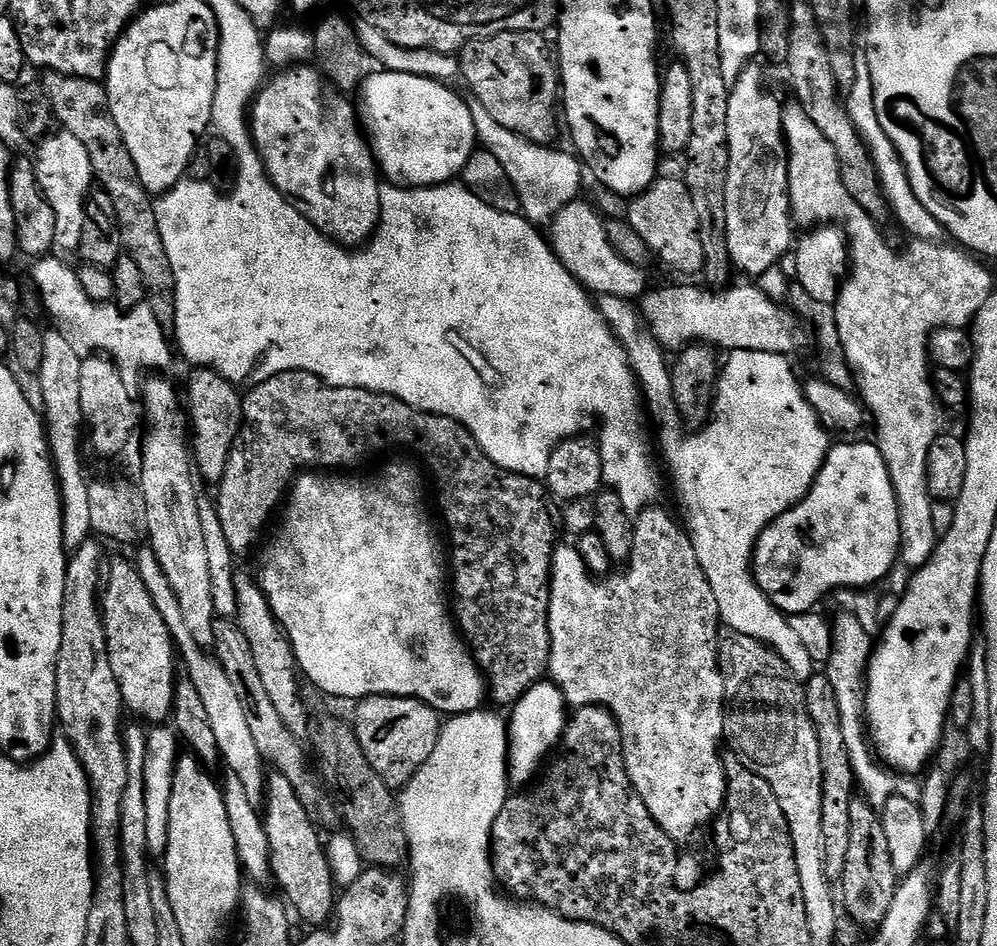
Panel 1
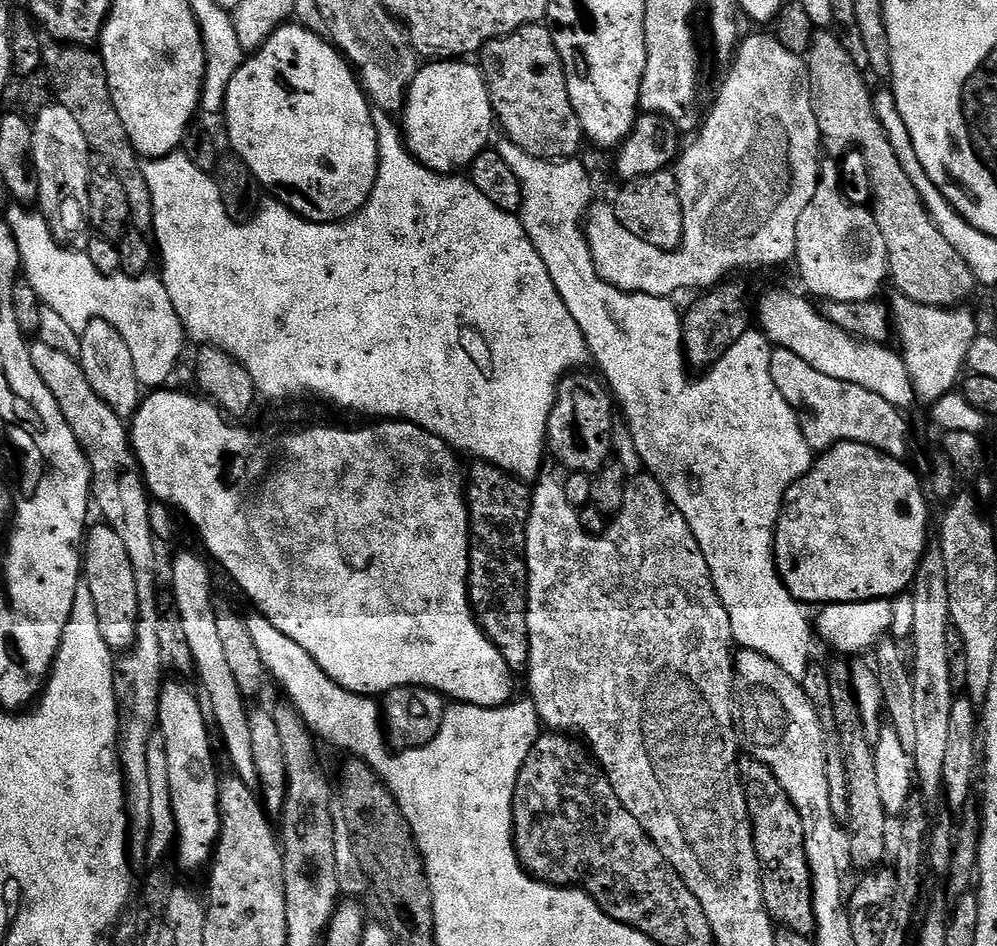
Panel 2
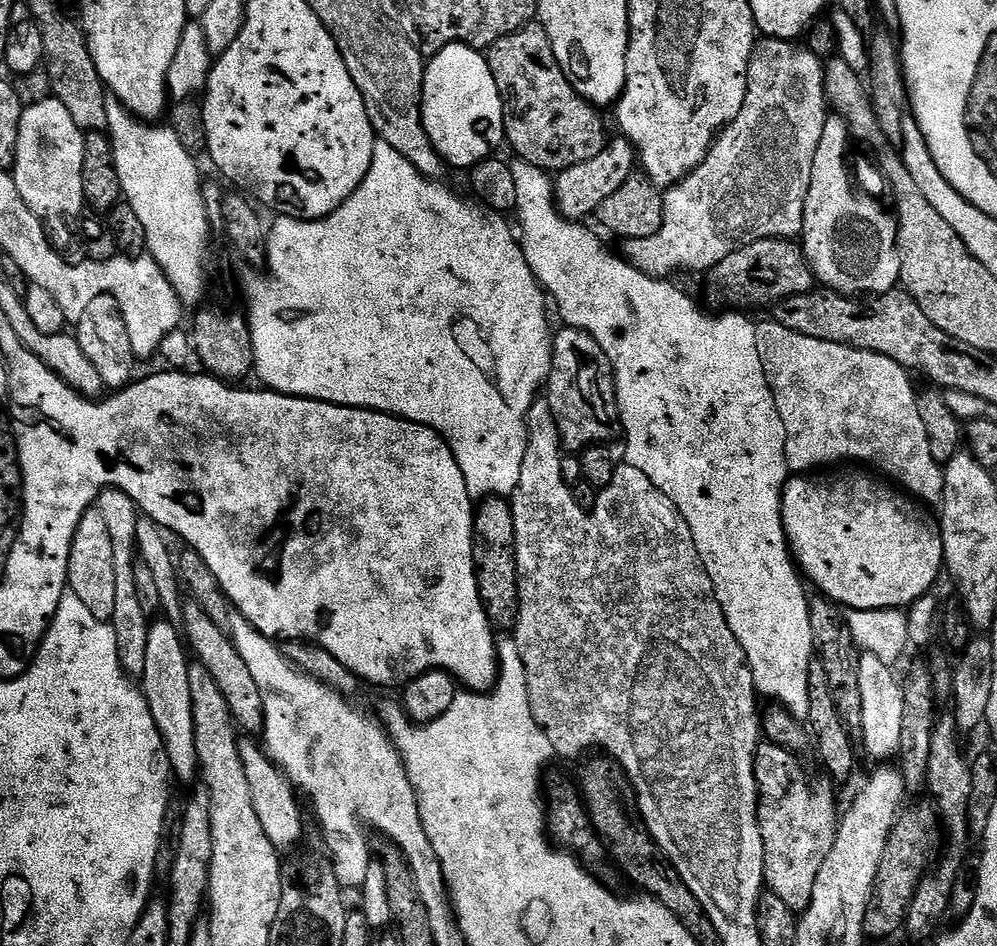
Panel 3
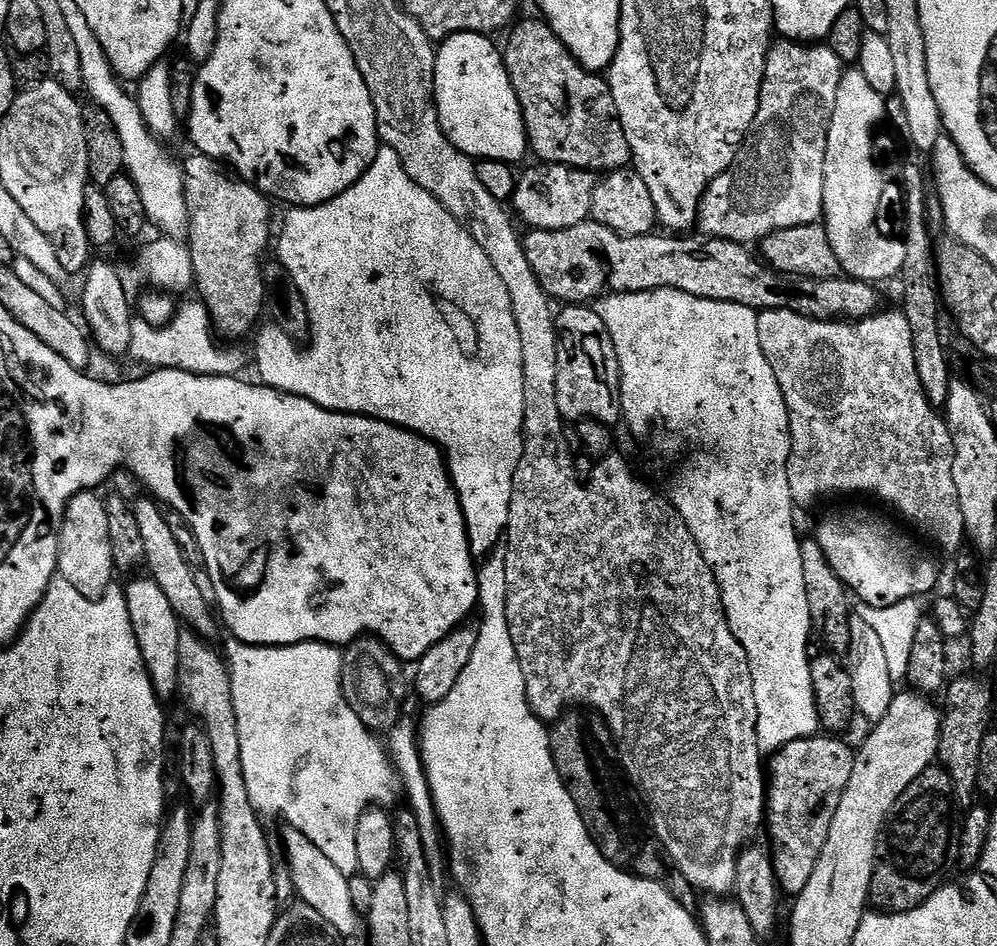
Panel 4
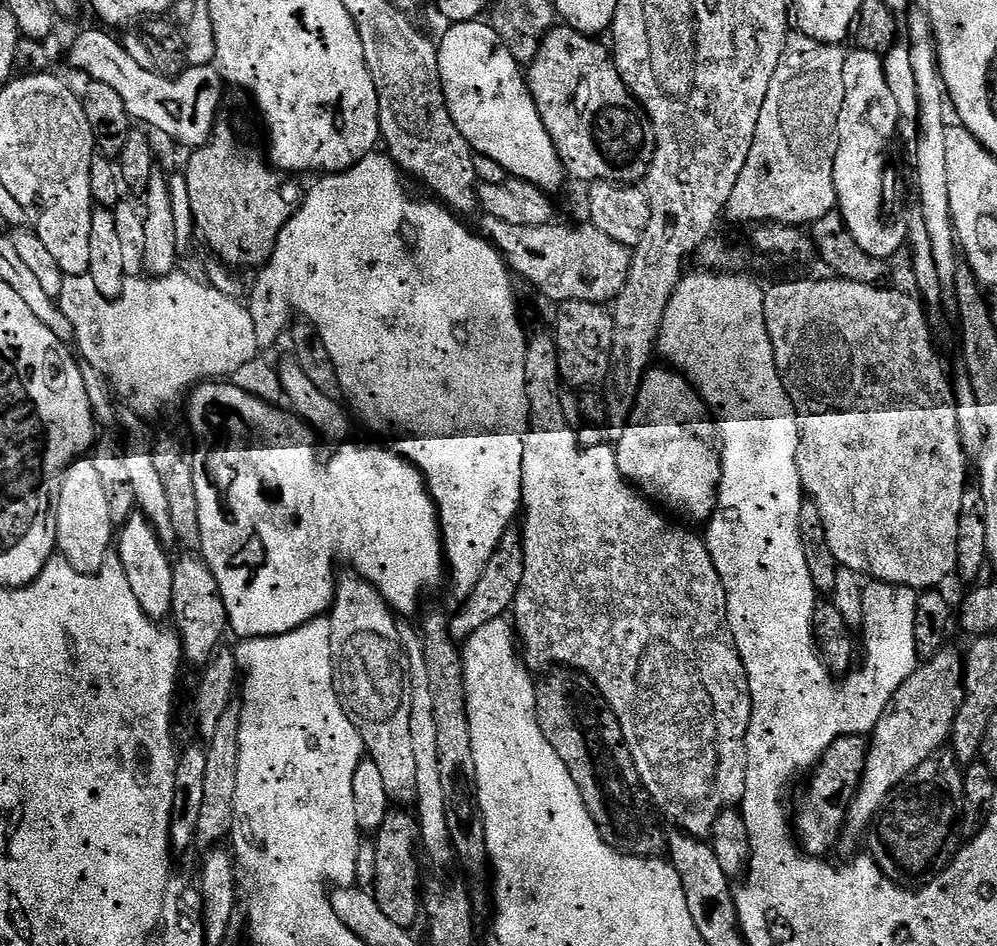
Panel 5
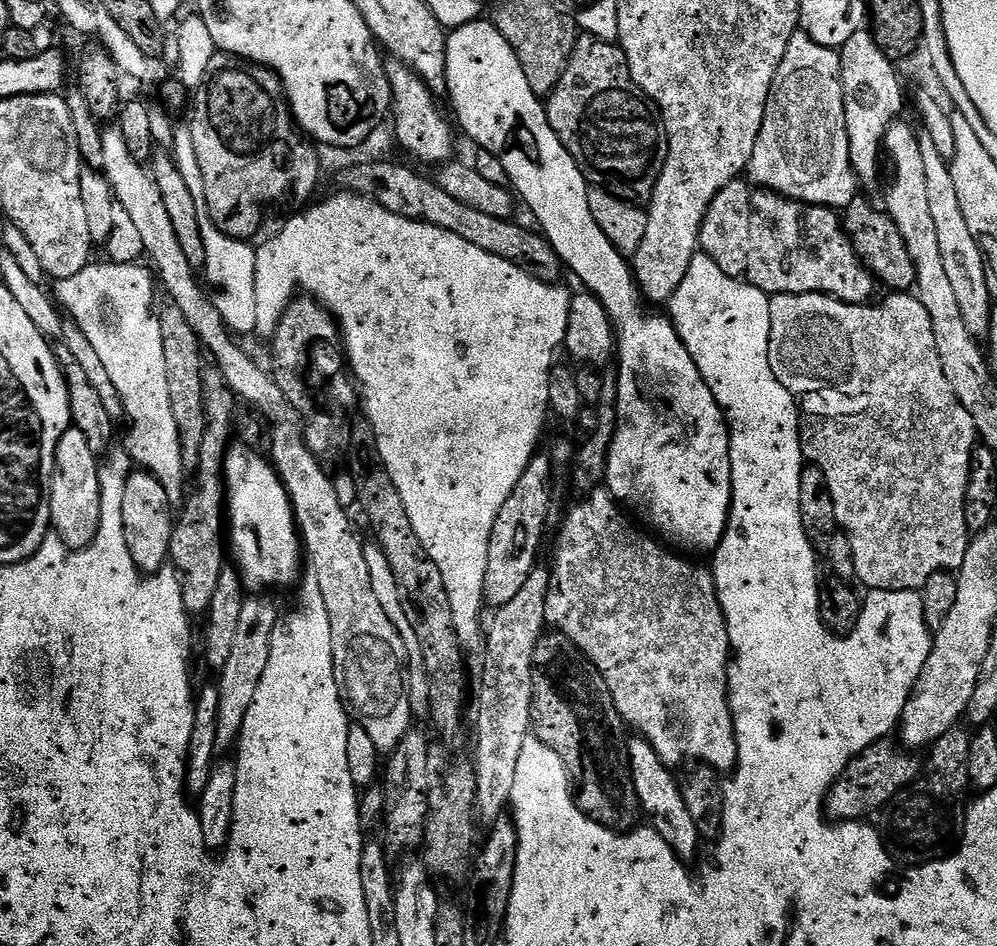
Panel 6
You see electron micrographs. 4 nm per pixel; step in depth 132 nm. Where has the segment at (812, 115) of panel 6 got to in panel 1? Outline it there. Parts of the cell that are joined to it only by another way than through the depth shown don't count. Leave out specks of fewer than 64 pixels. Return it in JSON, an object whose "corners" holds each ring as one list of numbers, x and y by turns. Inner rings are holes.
{"corners":[[749,66,748,69,736,79,735,84,731,85,730,94,730,114,726,114,726,134,728,135,728,150,730,160,728,166,728,177,726,178,726,246,730,250,732,267,737,273,745,272,748,278,757,278,770,270,771,267,779,265,783,256,793,251,794,236,792,240,792,228,794,221,792,218,792,203,788,197,788,143,784,141,784,108,774,97,768,93,768,88,764,85,764,76,756,69,756,66],[584,198,572,200,558,214,552,217,550,225,550,243,552,251,566,266,566,270,589,293,597,297,613,296,623,300,635,301,643,297,649,287,644,277,644,268,630,263,624,255,613,246,608,236,608,224,603,220]]}

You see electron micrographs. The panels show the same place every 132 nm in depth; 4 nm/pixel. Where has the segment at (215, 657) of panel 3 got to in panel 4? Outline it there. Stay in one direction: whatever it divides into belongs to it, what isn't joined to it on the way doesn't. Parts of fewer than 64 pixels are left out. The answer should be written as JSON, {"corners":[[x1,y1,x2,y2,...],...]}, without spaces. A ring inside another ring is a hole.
{"corners":[[140,498,131,505,133,513,137,516,139,533,142,534,143,549,145,550,143,567,146,569,147,575,156,580,158,586,162,586,162,594,166,594,170,606,174,606,174,614,178,614,180,621,197,636,212,642,216,636,217,613,210,601,202,598,202,590,194,578,194,570,190,570,190,562,186,558,186,554,182,550,182,546,178,546,178,542,174,538,174,530,170,530,170,522,165,509,155,499,147,499]]}

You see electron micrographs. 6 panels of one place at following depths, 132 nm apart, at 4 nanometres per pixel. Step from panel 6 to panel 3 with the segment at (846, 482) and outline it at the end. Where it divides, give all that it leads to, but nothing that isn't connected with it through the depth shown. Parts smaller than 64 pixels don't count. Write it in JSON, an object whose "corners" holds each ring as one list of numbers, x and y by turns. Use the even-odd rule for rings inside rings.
{"corners":[[768,318,765,324,757,323,756,333,758,358,762,358,762,370,774,394,782,426,786,426,786,462,789,473,808,474,813,471,811,468,820,468,823,464,836,464,839,460,861,460,893,476,888,478,895,481,905,493,913,492,920,499,917,501,928,506,936,506,943,501,945,469,930,450,925,423,918,412,918,388,912,385,913,377,909,369,886,354,798,334,798,330,782,326,775,318]]}

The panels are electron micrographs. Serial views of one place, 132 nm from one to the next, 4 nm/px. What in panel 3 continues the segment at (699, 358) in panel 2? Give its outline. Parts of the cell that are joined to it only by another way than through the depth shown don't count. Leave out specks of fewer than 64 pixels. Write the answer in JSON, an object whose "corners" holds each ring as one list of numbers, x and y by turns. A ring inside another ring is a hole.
{"corners":[[766,238,750,242,750,246,742,246,734,250,734,254,722,258,722,262,710,269,706,279,708,300,717,304,720,310,764,308,767,304,775,306,791,296,813,291,818,284,803,247,792,238]]}

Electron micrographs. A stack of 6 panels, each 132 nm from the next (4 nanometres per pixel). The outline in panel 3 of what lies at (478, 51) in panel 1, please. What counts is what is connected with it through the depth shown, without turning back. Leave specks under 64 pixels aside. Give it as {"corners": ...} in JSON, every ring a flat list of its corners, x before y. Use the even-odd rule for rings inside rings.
{"corners":[[525,24,517,32,494,42,486,55,504,100,504,135,519,159,549,174,558,174,602,154,610,133,604,129,601,109,580,96,568,80,558,58,554,58,554,46,543,24]]}

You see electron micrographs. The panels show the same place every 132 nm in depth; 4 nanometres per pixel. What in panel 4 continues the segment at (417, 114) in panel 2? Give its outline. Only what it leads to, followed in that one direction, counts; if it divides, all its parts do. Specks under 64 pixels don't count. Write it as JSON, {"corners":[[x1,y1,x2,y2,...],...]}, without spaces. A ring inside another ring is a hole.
{"corners":[[459,32,436,48,436,109,446,138,477,161,504,160,515,165,529,155,524,115,514,94,501,49,491,35]]}

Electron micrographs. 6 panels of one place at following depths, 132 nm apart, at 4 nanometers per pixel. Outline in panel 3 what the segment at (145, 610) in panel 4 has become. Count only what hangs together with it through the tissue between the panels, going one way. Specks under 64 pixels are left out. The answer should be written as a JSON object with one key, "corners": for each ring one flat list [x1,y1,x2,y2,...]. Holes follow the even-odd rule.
{"corners":[[167,618,157,619,148,625,146,638,146,666,142,677,142,691,148,699,154,724,162,734,162,752,171,775,180,780,197,779,202,765,196,749,194,706,190,702,190,652,181,629]]}

